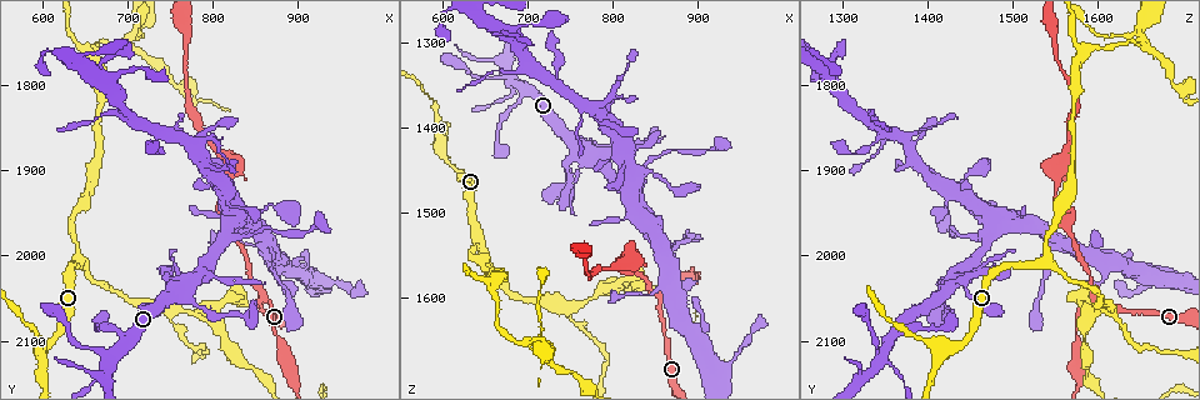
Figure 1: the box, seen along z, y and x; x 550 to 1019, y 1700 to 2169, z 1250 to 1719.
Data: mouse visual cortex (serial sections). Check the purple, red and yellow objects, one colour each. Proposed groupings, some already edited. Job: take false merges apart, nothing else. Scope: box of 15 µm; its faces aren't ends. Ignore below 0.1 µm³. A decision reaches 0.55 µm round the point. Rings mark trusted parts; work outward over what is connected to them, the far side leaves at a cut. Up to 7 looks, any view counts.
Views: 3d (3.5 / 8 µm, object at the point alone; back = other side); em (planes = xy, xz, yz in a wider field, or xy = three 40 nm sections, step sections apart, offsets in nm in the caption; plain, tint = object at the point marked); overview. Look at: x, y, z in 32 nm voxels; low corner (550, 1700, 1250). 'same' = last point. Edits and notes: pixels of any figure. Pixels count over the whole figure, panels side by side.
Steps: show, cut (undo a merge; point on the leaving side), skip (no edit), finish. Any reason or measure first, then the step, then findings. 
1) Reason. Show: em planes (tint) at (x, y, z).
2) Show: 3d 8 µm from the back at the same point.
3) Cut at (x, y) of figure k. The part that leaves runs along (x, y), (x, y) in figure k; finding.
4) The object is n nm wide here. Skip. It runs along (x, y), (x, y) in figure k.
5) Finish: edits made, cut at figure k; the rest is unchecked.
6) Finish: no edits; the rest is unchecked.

Thin arm on a thick one. Show: 3d 3.5 µm at (865, 1985, 1545).

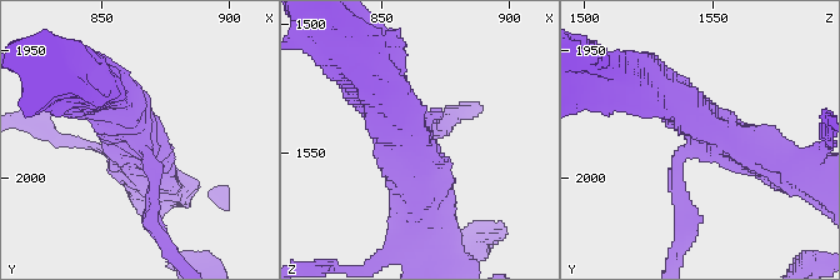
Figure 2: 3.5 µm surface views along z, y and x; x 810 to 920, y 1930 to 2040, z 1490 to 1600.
3 arms meet here; the arms are 150, 500, 600 nm wide; now the EM. Show: em xy step 3 (tint) at (865, 1986, 1544).

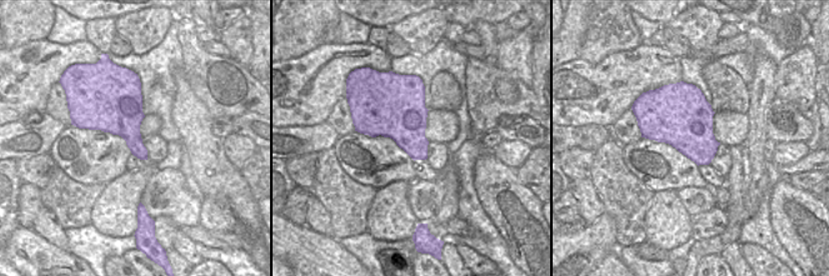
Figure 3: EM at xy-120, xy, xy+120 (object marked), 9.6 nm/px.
Skip. Continuous, no second cell.

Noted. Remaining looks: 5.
Branch point. Show: 3d 3.5 µm from the back at (660, 1765, 1580).

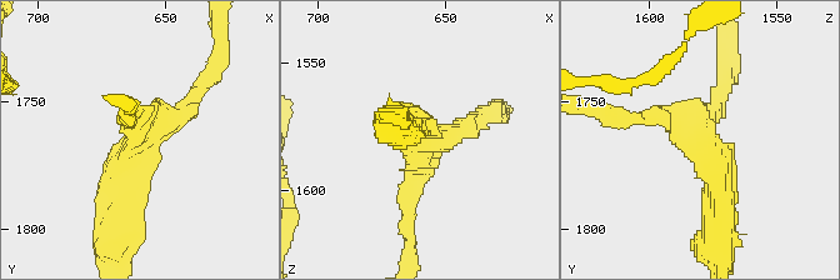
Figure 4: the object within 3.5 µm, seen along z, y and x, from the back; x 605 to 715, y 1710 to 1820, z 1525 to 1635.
3 arms meet here; the arms are 150, 250, 350 nm wide; need the tissue. Show: em xy step 1 (tint) at (659, 1764, 1580).

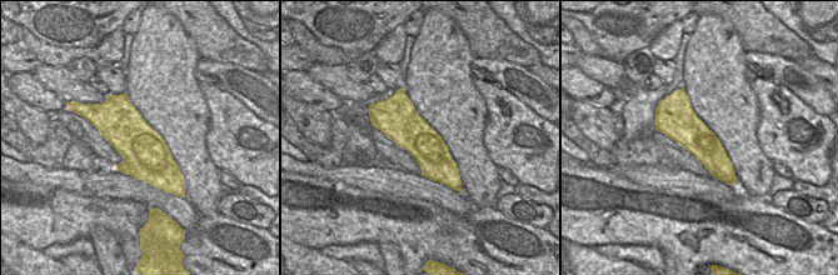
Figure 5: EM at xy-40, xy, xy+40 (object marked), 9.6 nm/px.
Skip. It runs along (718, 209), (698, 136), (624, 118) in figure 4; all the same cell.

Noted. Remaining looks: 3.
Arms part here. Show: 3d 3.5 µm at (695, 1750, 1655).

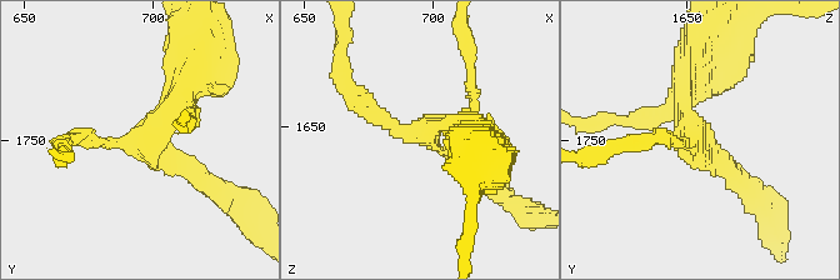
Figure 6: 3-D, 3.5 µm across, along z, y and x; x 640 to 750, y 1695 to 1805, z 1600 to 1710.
3 arms meet here; the arms are 150, 200, 250 nm wide; shape alone is not enough. Show: em xy step 1 (tint) at (695, 1749, 1652).

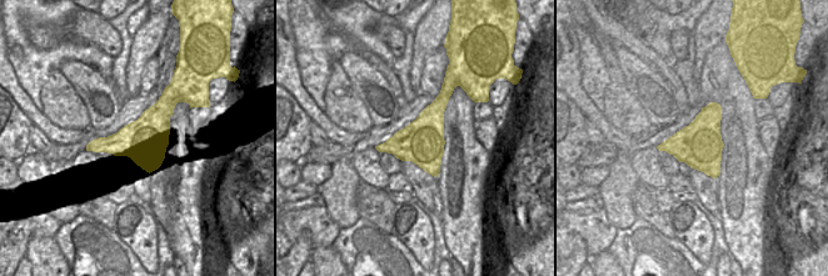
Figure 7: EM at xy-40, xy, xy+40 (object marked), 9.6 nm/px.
Skip. It runs along (70, 140), (139, 140), (193, 75) in figure 6; continuous, no second cell.

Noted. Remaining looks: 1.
Finish: no edits; the rest is unchecked.

